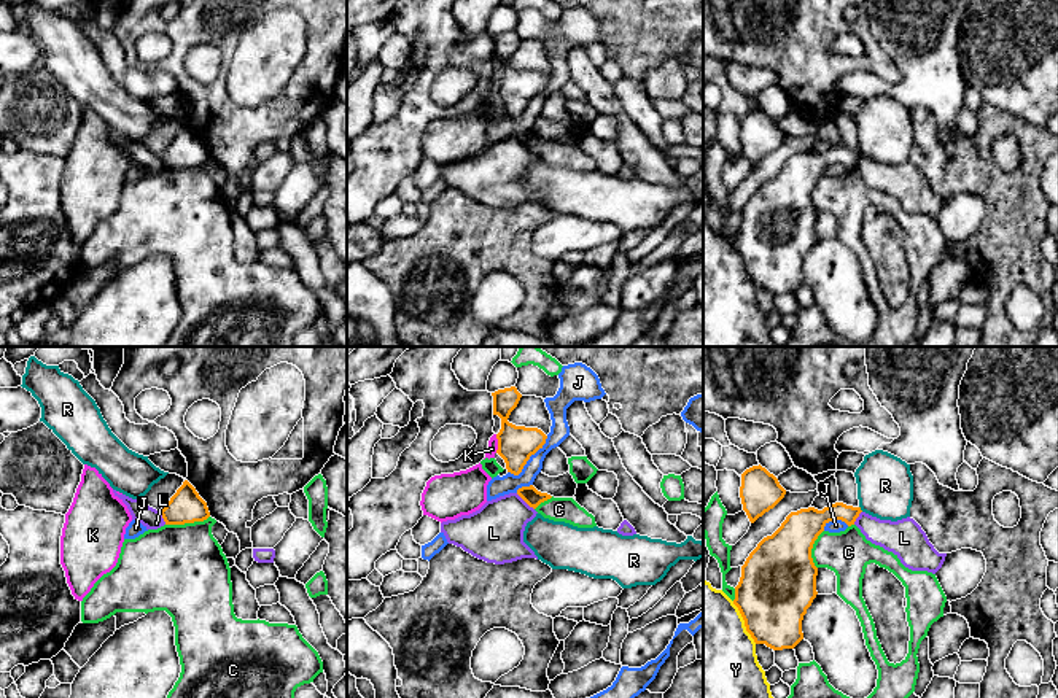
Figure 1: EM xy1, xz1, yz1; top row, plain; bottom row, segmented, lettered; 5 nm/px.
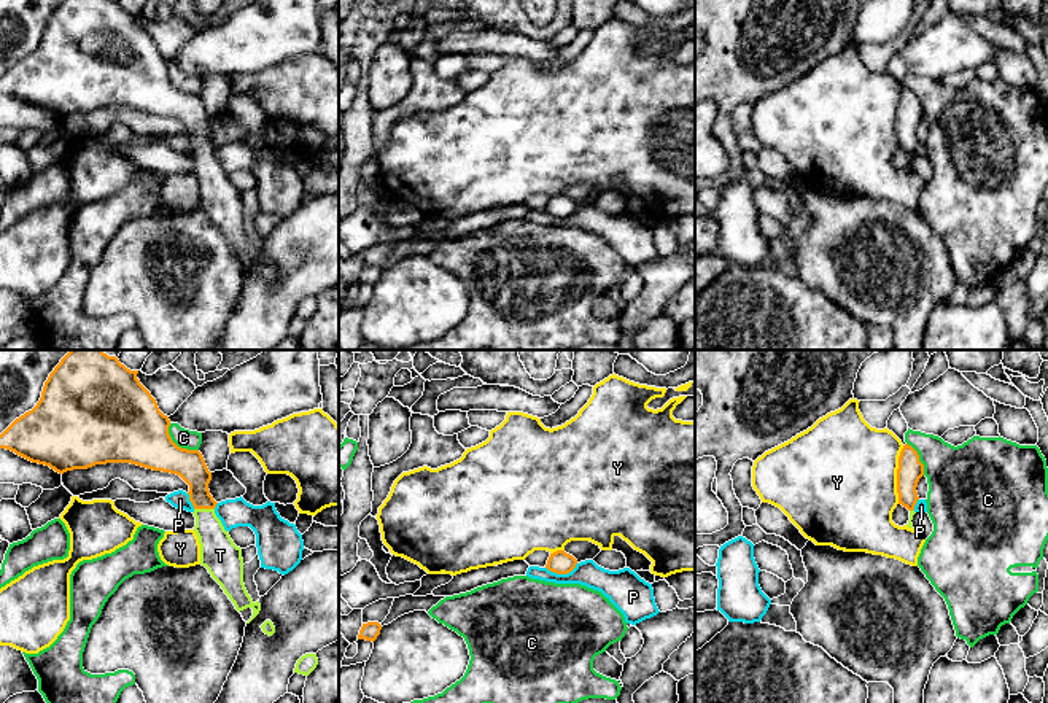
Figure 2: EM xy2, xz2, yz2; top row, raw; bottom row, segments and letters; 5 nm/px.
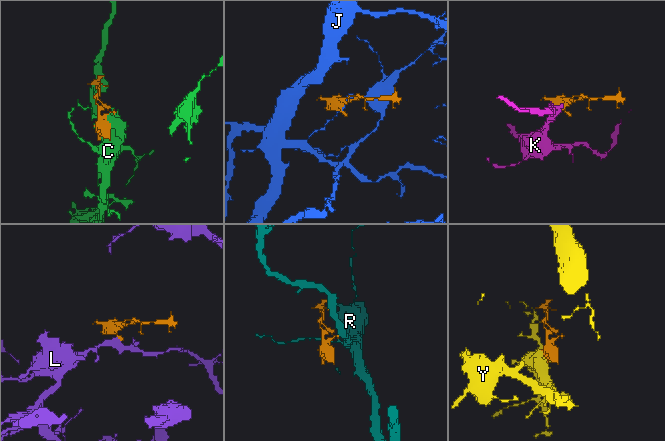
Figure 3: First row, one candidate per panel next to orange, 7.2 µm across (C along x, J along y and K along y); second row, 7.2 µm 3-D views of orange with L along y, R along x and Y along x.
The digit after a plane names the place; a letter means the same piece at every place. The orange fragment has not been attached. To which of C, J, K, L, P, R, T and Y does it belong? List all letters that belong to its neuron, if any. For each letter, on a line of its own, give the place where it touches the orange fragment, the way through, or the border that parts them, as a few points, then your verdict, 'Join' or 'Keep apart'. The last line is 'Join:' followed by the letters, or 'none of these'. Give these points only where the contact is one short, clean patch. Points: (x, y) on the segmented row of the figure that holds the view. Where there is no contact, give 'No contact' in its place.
C: Touches orange at xy1 (186, 522). Keep apart
J: Touches orange at xz1 (528, 458). Boundary: xz1 (548, 436), (517, 474), (508, 473). Keep apart
K: Touches orange at xz1 (498, 444). Boundary: xz1 (495, 434), (497, 452). Keep apart
L: Touches orange at xz1 (525, 501). Boundary: xz1 (516, 493), (533, 509). Keep apart
P: Touches orange at xz2 (562, 573). Keep apart
R: Touches orange at yz1 (859, 509). Boundary: yz1 (859, 506), (863, 511). Keep apart
T: Touches orange at xy2 (204, 508). Path across: xy2 (190, 465), (197, 476), (204, 508), (205, 522), (218, 554). Join
Y: Touches orange at yz2 (897, 474). Keep apart
Join: T

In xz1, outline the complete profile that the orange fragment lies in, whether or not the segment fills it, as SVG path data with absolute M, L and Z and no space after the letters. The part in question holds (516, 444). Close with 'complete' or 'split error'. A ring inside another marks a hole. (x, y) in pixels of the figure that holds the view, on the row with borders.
M515 386L498 390L492 396L493 415L501 418L496 453L504 460L508 472L519 475L530 456L543 448L547 436L538 428L515 426L508 421L522 397Z | complete

